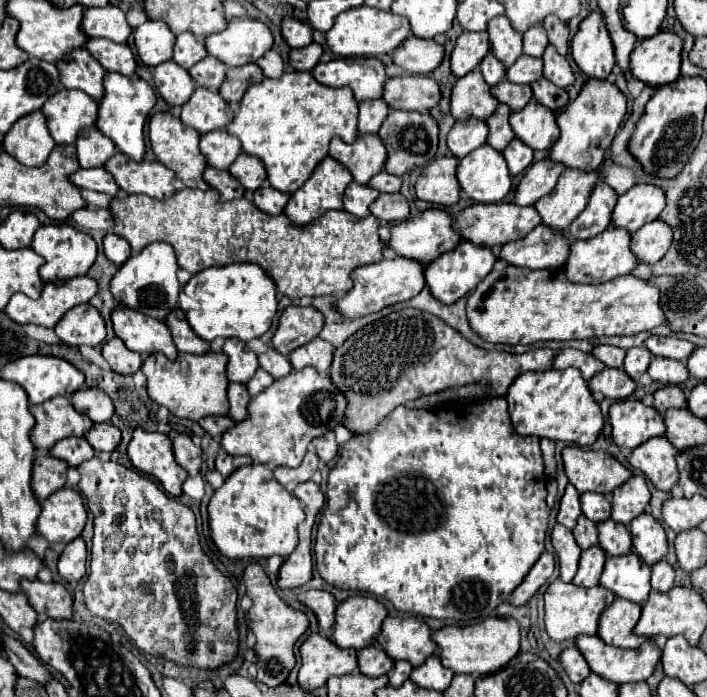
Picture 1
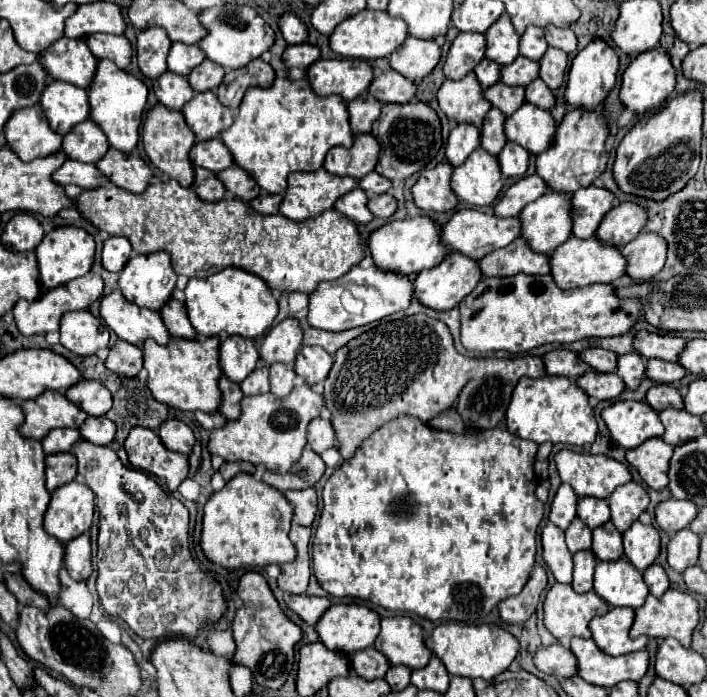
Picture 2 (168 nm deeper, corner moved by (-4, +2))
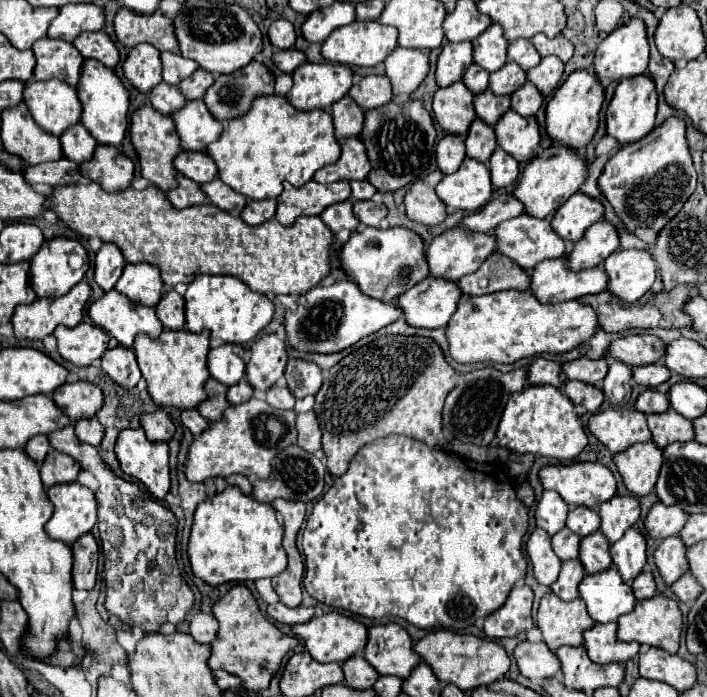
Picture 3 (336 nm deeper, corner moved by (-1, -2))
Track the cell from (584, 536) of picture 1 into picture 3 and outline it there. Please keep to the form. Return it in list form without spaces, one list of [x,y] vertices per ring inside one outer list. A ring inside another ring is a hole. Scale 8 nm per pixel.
[[[569,528],[559,530],[557,534],[551,536],[551,546],[553,552],[561,558],[561,560],[573,560],[579,556],[579,542],[581,538],[577,534],[573,534]]]

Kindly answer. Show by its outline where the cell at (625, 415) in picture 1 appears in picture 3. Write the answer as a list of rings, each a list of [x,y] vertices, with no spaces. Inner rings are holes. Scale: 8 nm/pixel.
[[[609,408],[589,418],[589,432],[611,450],[611,454],[623,452],[635,442],[649,442],[651,432],[647,428],[645,414],[629,408]]]

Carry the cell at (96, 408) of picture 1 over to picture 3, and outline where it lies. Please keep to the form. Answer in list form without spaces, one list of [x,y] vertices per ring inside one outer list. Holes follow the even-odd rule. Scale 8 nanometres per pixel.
[[[67,382],[53,392],[53,402],[61,412],[73,412],[73,416],[69,416],[71,420],[81,420],[93,418],[101,410],[103,394],[101,388],[91,382]]]

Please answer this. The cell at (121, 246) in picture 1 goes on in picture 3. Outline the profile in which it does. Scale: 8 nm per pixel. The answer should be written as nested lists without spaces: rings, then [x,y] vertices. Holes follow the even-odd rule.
[[[101,244],[95,256],[95,282],[103,288],[103,292],[109,292],[117,284],[123,268],[125,258],[121,250],[115,244]]]

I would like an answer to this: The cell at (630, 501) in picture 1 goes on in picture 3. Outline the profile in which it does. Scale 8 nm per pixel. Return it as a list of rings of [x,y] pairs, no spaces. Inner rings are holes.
[[[613,496],[599,506],[601,532],[609,542],[617,542],[639,518],[639,500],[633,496]]]

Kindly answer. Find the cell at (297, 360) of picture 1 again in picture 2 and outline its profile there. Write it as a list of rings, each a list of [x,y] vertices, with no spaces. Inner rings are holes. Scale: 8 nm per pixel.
[[[304,346],[298,356],[296,356],[296,364],[294,364],[294,372],[298,376],[304,376],[304,382],[314,386],[318,382],[322,382],[330,368],[334,364],[332,354],[324,352],[324,348],[316,348],[316,346]]]

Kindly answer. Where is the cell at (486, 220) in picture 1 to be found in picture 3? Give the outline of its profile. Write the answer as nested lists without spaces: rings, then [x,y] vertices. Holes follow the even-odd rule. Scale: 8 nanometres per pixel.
[[[451,228],[451,230],[443,232],[441,236],[437,236],[425,252],[425,258],[429,264],[429,274],[435,278],[457,282],[461,276],[475,272],[485,262],[485,258],[493,252],[493,248],[495,248],[493,234],[479,234],[479,232],[467,232],[461,228]]]

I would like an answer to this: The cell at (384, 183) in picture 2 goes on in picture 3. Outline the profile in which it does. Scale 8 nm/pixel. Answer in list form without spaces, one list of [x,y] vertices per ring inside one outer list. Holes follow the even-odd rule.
[[[367,180],[351,182],[351,190],[353,190],[353,198],[355,198],[355,200],[369,200],[369,198],[377,192]]]

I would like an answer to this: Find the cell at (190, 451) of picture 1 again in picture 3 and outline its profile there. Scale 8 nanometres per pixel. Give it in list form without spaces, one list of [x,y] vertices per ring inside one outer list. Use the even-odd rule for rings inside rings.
[[[163,408],[141,416],[141,426],[151,442],[167,442],[175,434],[175,426]]]

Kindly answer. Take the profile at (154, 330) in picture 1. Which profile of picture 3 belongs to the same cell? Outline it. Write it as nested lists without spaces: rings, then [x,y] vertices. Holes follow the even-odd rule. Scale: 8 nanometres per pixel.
[[[117,290],[105,292],[89,306],[87,314],[95,326],[107,330],[113,338],[119,340],[119,344],[127,348],[133,348],[133,340],[141,332],[153,338],[163,332],[163,326],[153,308],[133,304]]]

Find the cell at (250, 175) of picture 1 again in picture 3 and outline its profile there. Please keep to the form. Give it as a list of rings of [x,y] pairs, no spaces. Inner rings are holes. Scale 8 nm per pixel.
[[[217,178],[207,182],[207,184],[203,184],[201,190],[207,194],[207,198],[209,198],[209,202],[213,202],[213,206],[217,206],[217,208],[221,208],[225,212],[239,212],[247,204],[245,196],[229,190],[229,186],[225,186]]]

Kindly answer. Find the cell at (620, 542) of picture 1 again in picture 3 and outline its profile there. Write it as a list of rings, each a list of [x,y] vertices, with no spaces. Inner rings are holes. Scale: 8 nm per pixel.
[[[593,532],[591,536],[585,536],[579,546],[579,560],[583,564],[585,574],[597,574],[611,566],[609,556],[609,542],[601,532]]]

